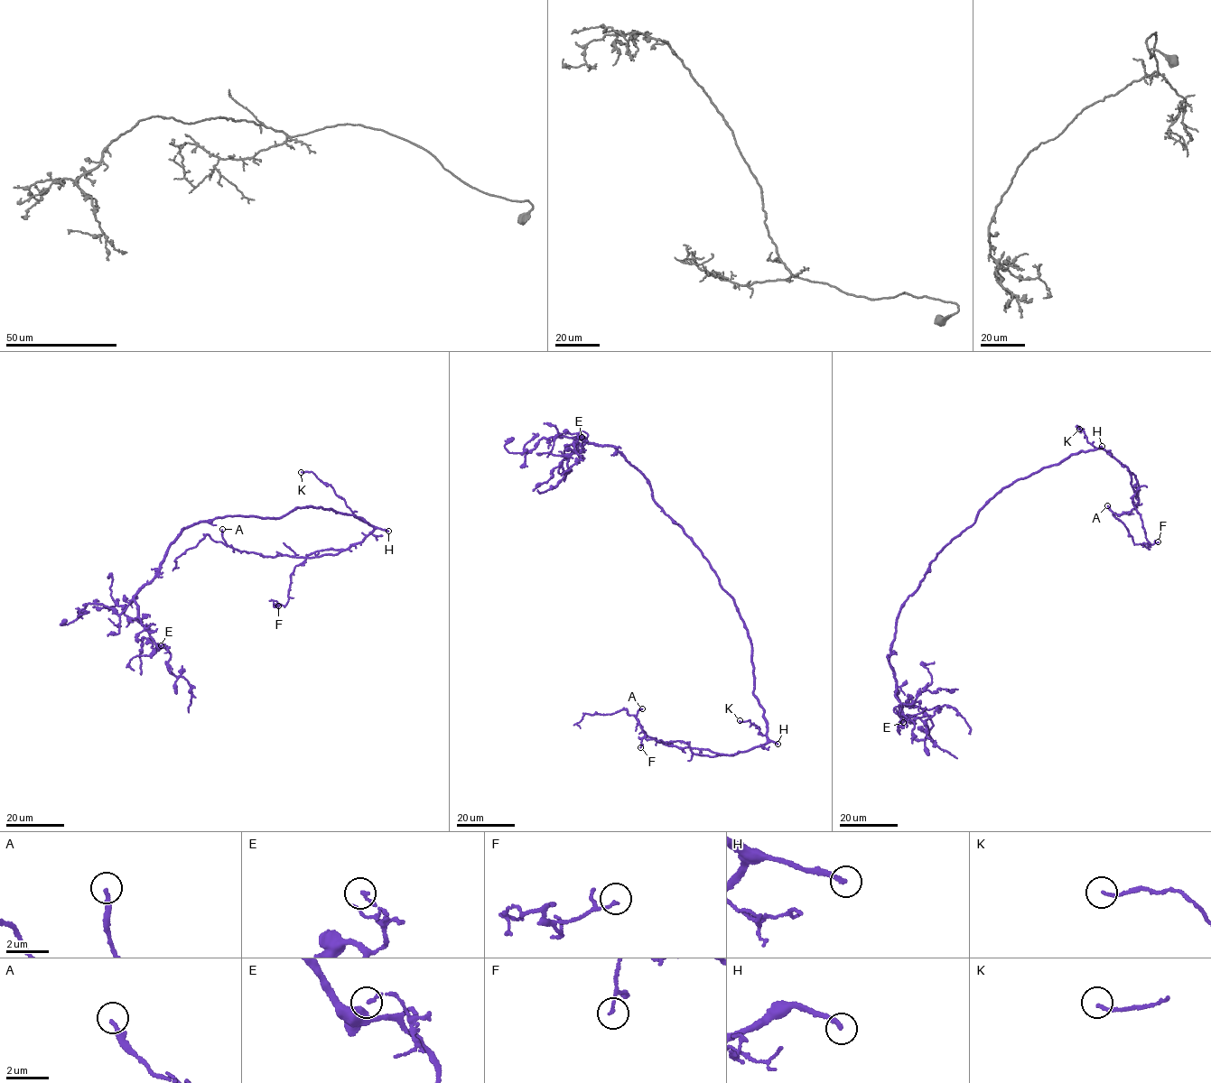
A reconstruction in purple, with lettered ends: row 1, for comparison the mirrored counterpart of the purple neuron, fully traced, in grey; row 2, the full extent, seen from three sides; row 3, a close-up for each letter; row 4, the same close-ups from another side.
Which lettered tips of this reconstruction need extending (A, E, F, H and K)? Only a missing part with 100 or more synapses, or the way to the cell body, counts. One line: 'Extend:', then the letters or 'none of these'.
Extend: H

